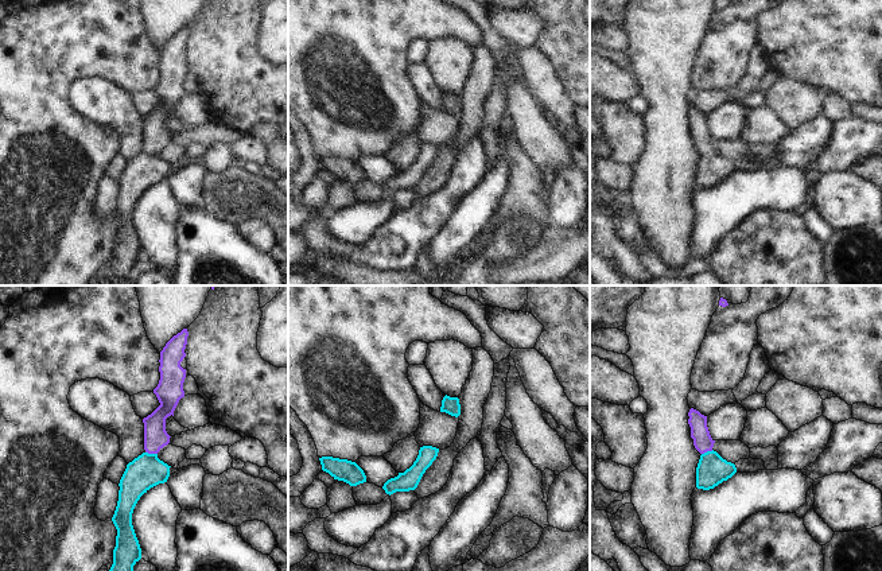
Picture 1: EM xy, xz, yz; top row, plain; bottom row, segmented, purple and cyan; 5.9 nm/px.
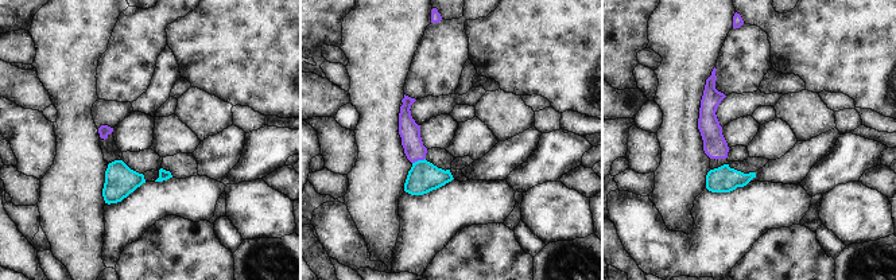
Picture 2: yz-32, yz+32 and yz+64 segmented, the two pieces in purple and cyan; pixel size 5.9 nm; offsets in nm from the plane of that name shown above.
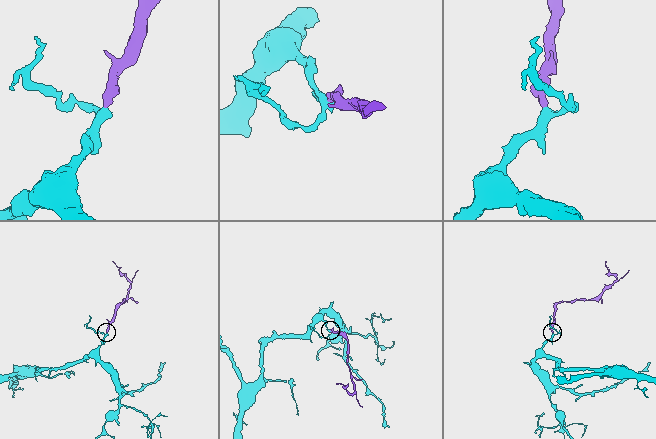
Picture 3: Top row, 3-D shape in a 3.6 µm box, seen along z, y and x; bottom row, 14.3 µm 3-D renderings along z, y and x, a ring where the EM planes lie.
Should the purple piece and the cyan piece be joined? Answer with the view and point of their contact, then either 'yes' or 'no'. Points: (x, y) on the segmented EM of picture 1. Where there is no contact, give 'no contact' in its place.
xy (151, 453) | yes

